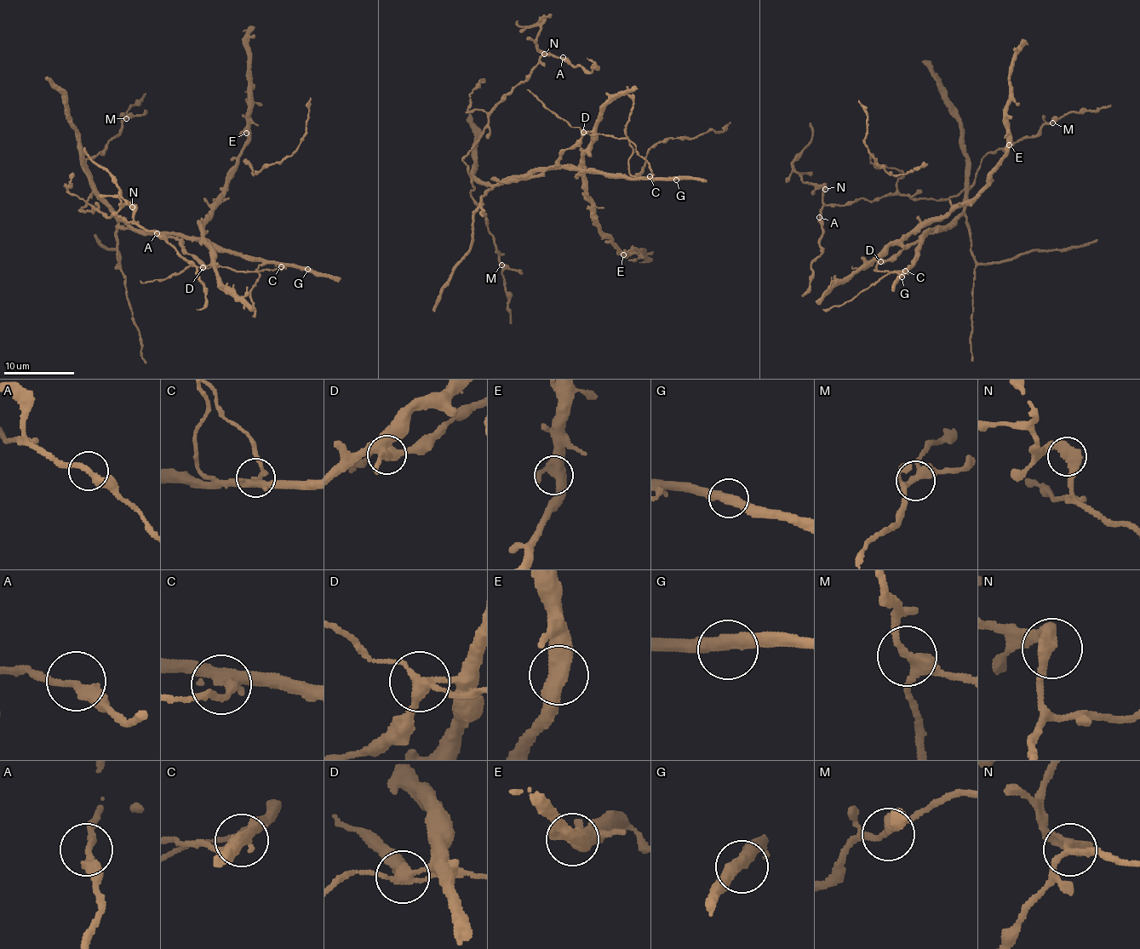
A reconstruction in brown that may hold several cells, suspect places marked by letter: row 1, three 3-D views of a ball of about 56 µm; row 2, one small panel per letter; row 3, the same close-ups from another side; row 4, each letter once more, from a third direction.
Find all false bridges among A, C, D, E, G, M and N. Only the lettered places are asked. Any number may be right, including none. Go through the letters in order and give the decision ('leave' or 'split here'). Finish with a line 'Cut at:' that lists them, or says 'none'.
A: leave
C: split here
D: split here
E: leave
G: leave
M: leave
N: leave
Cut at: C, D

